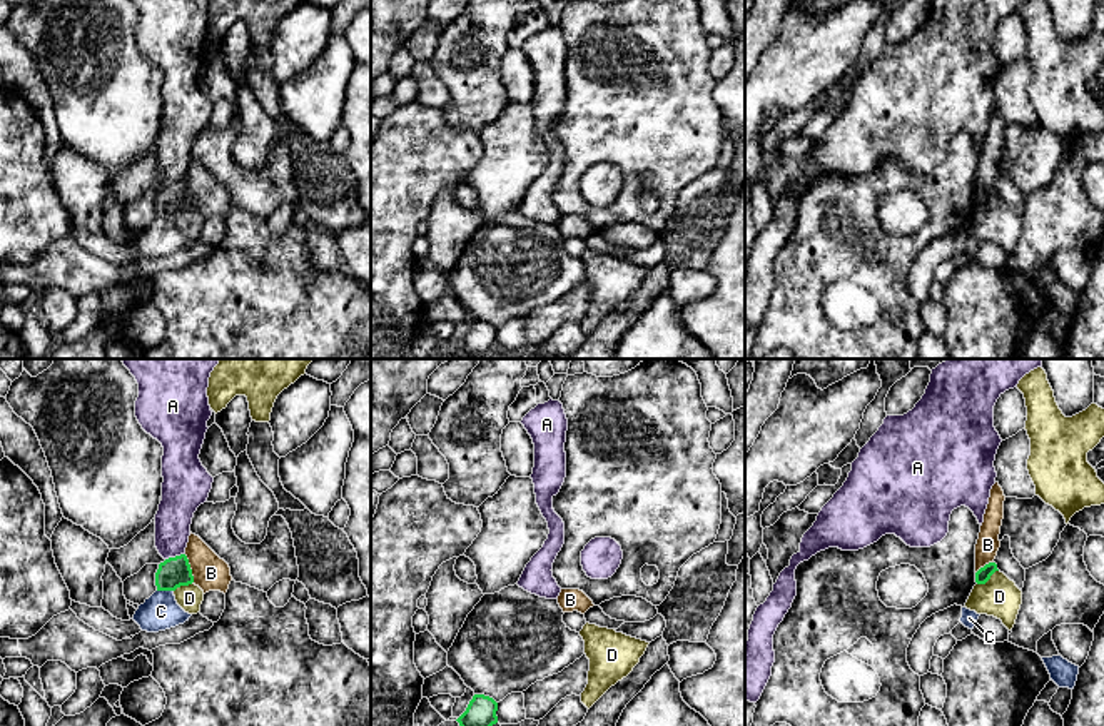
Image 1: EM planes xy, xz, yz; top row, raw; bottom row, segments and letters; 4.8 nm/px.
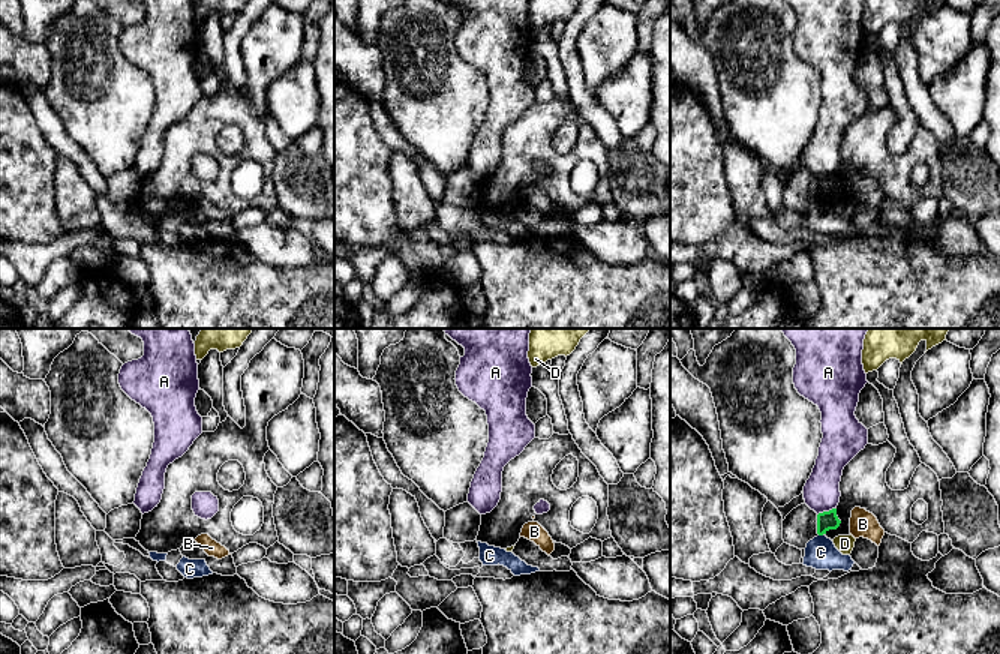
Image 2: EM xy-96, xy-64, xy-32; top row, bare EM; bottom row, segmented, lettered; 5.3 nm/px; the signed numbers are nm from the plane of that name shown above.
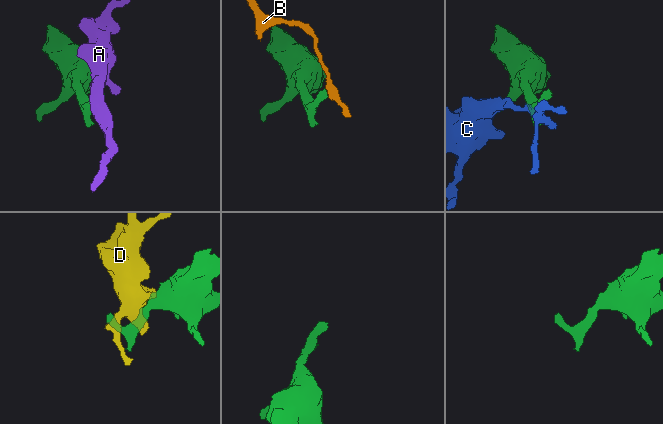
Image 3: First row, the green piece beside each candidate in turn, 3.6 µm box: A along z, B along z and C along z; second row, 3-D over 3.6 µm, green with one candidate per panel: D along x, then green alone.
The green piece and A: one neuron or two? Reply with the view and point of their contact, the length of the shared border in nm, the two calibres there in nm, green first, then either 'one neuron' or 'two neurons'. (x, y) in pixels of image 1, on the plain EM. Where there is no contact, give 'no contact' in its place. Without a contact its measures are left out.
xy (174, 184) | 100 nm | 150/180 nm | two neurons

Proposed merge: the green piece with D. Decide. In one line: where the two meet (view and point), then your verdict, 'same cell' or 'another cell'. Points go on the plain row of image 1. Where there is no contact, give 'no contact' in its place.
yz (987, 206) | another cell

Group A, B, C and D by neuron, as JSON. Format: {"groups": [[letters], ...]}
{"groups": [["A"], ["B"], ["C"], ["D"]]}

